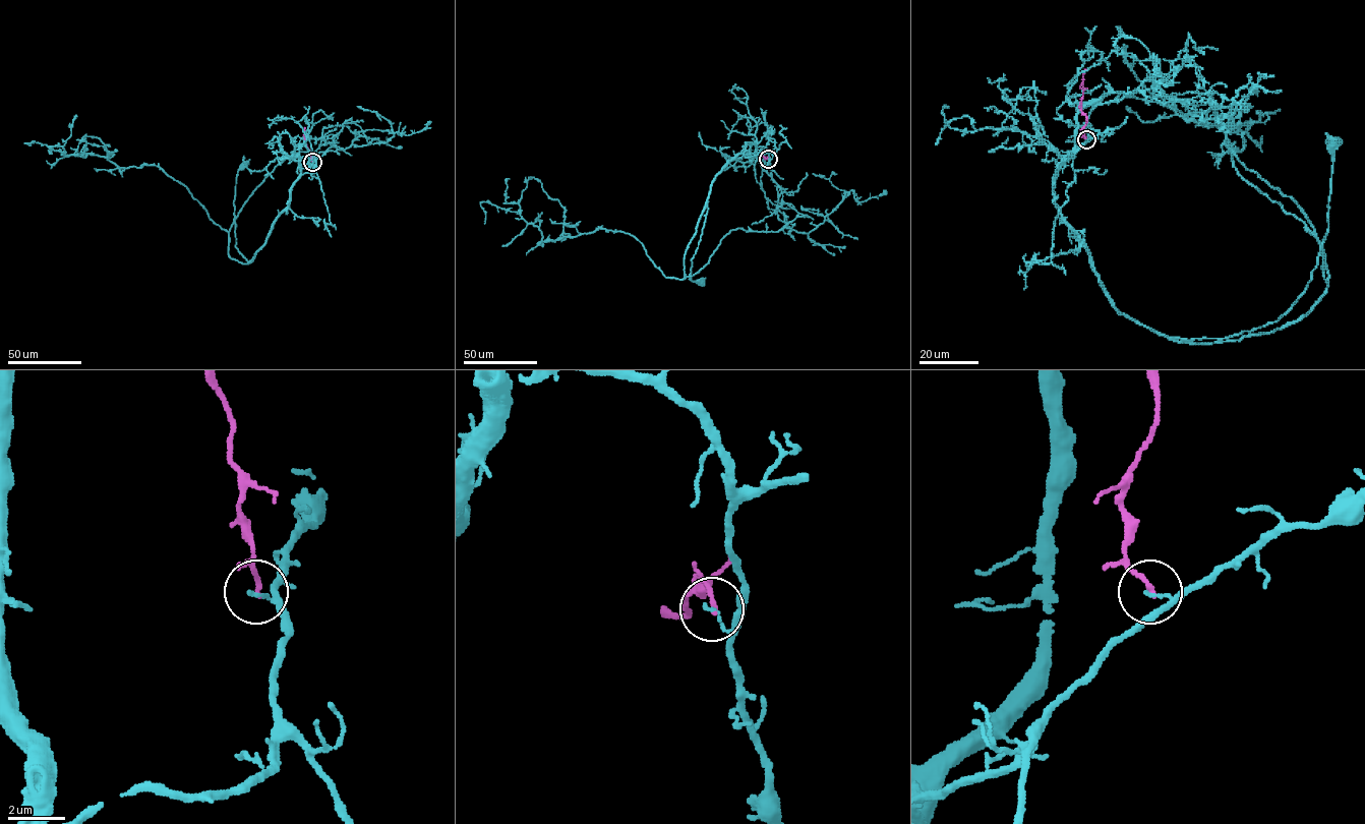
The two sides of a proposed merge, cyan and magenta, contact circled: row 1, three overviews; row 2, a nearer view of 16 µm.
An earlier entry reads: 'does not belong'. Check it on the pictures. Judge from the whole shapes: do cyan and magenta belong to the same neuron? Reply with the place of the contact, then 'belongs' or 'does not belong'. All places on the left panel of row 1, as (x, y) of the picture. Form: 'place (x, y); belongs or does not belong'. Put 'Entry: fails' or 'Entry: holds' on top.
Entry: holds
place (312, 162); does not belong

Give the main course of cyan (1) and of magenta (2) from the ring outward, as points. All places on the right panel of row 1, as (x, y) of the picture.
1: (1086, 139), (1055, 179), (1062, 220), (1120, 312), (1190, 339), (1273, 322), (1305, 290), (1328, 227), (1330, 144)
2: (1086, 139), (1083, 135), (1086, 116), (1079, 107), (1082, 82), (1079, 87), (1087, 89)

